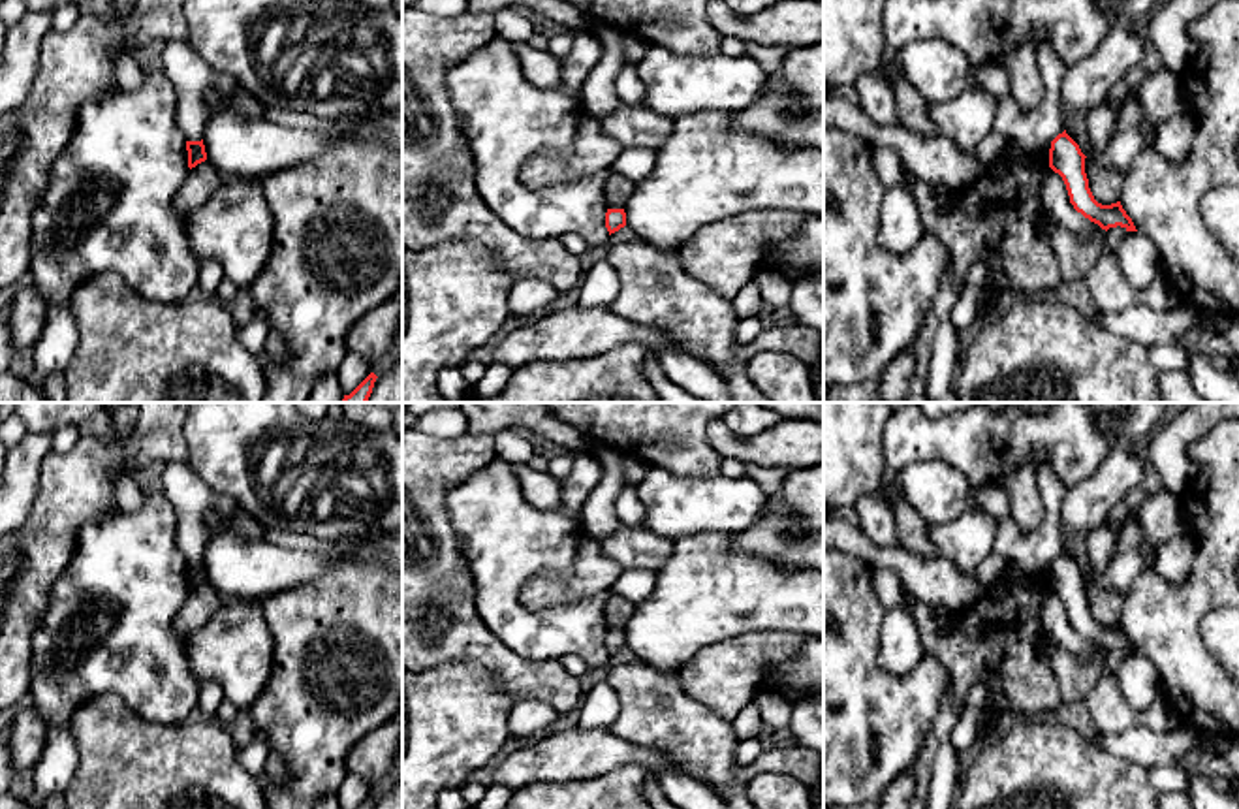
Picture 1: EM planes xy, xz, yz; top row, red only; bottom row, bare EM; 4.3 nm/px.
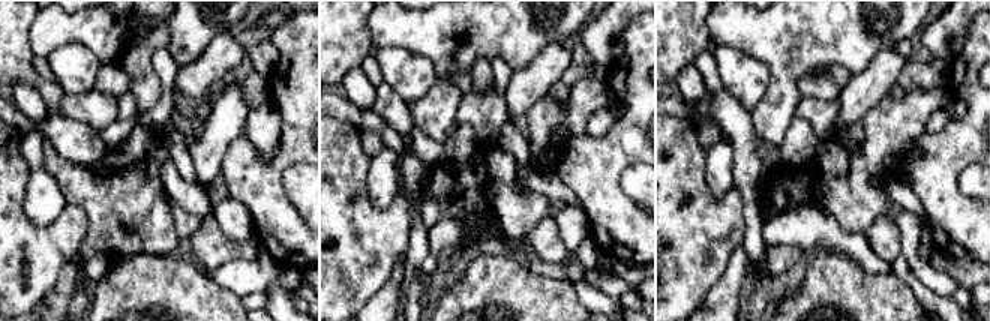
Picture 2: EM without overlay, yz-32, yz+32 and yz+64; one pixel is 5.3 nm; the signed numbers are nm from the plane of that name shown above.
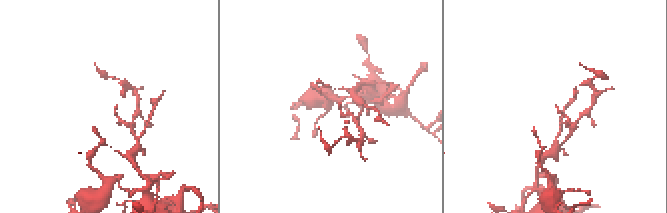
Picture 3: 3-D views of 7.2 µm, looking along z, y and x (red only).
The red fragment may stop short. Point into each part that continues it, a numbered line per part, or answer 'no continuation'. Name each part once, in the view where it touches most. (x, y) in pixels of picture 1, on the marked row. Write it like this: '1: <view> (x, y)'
no continuation

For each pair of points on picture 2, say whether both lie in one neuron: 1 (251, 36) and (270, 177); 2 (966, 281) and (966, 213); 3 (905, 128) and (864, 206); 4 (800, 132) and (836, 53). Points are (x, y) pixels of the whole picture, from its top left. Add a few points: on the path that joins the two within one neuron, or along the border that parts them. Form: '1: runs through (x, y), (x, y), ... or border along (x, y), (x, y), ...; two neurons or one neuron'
1: border along (273, 42), (276, 65), (269, 80); two neurons
2: border along (936, 246), (966, 255), (974, 261); two neurons
3: runs through (885, 147), (864, 171), (864, 186); one neuron
4: border along (795, 116), (779, 147); two neurons

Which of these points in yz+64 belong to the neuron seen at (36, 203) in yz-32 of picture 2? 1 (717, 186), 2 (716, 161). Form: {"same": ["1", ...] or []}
{"same": ["1", "2"]}

